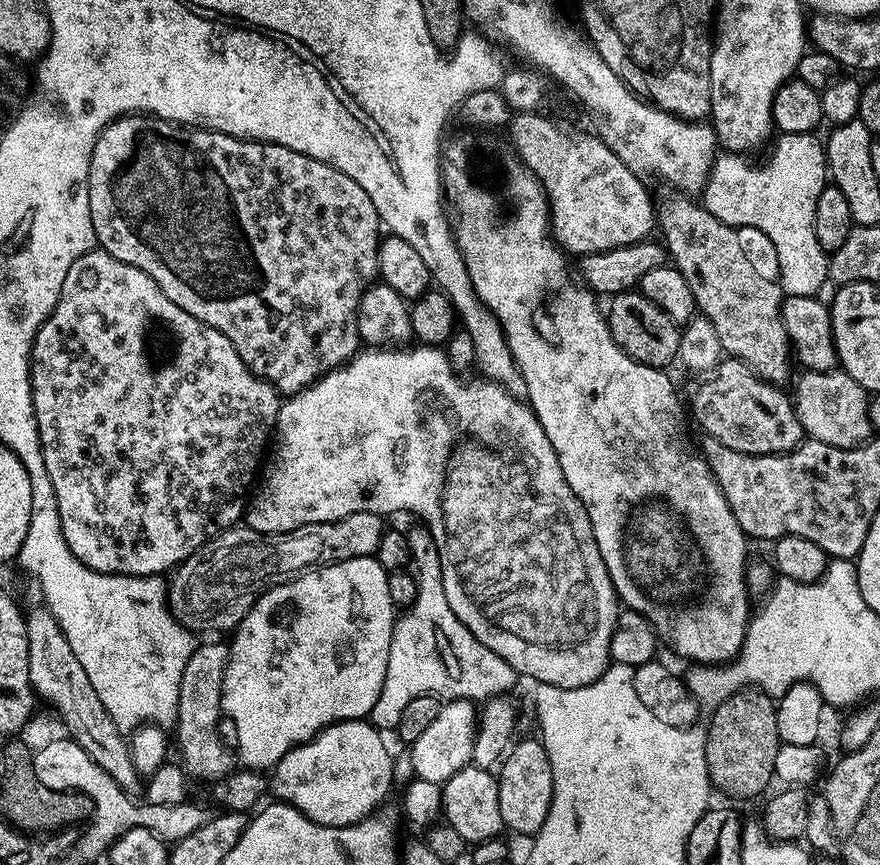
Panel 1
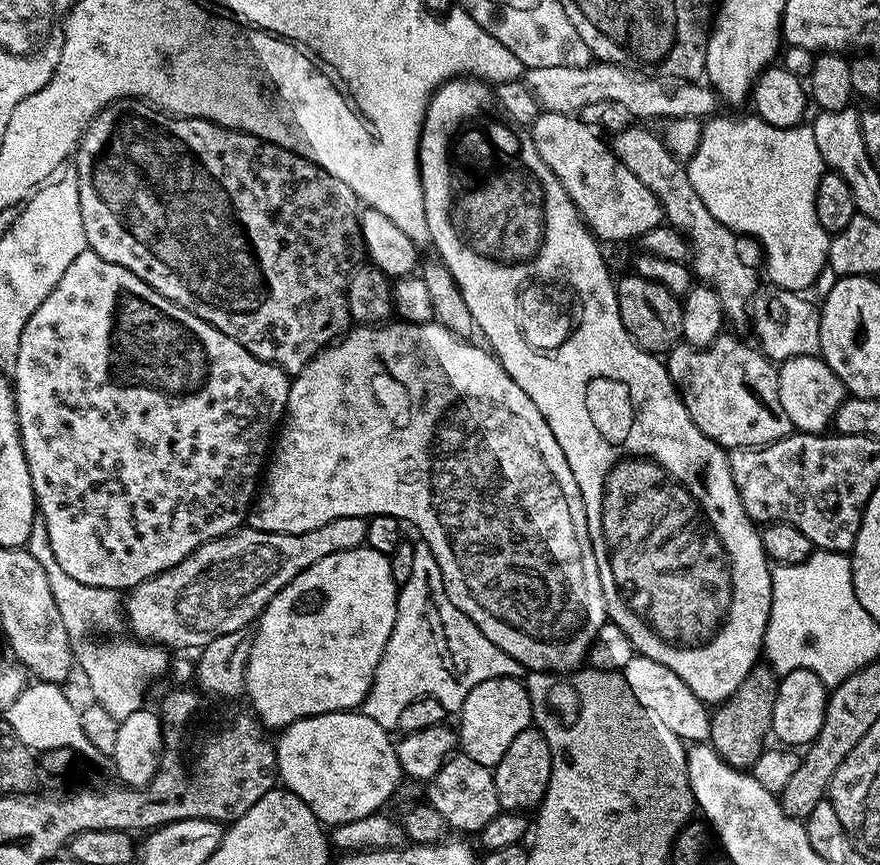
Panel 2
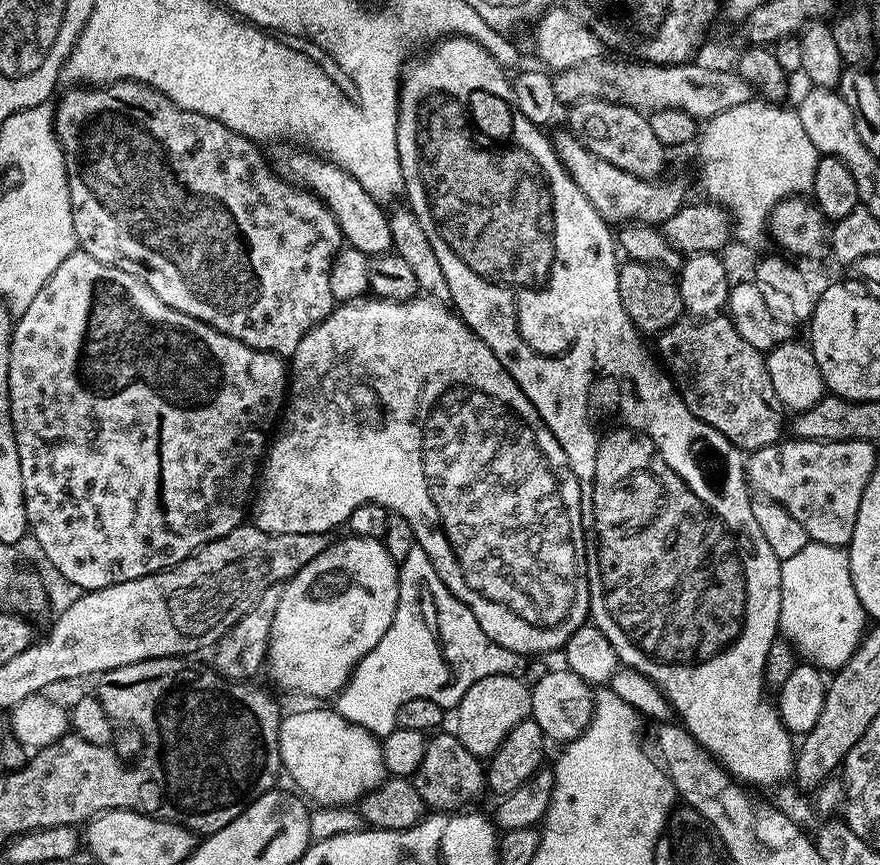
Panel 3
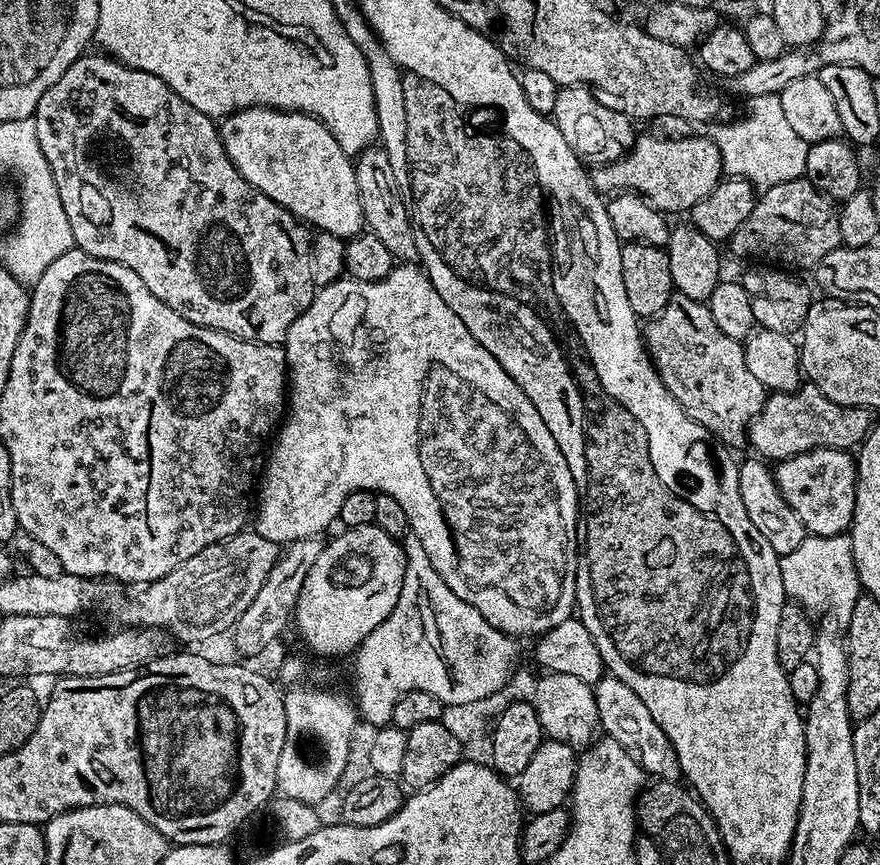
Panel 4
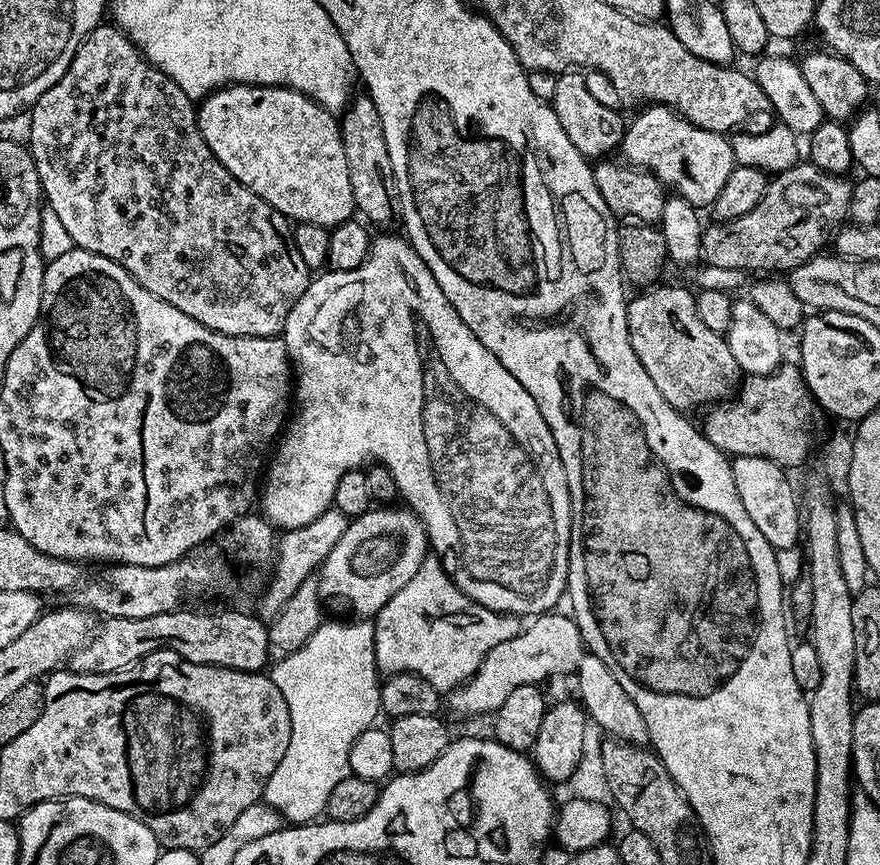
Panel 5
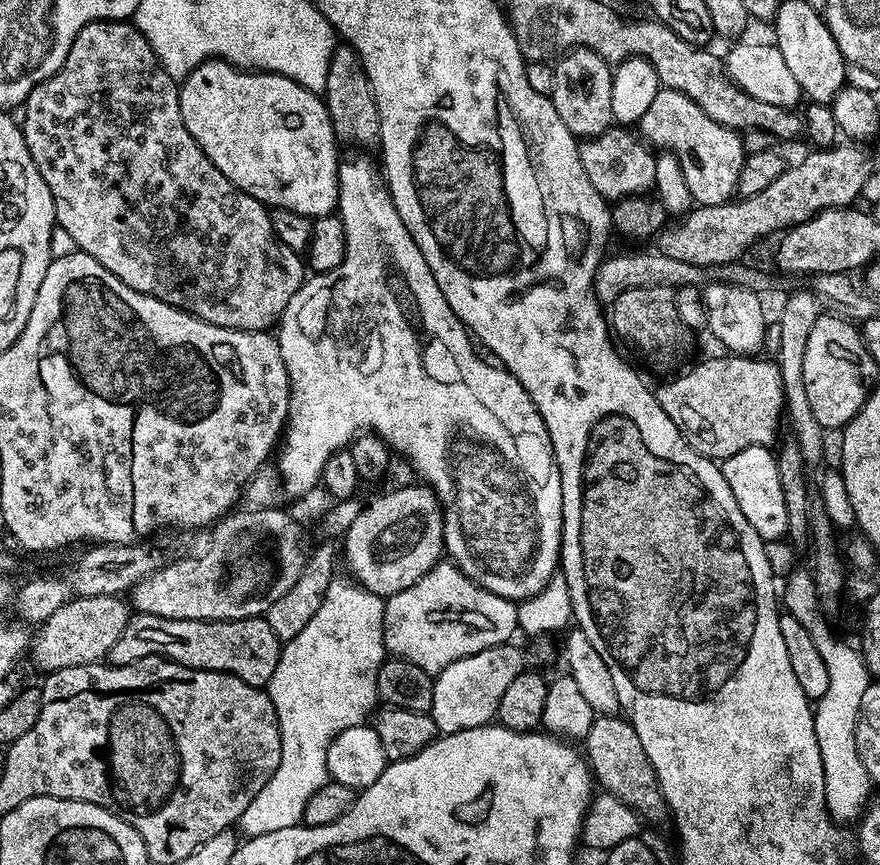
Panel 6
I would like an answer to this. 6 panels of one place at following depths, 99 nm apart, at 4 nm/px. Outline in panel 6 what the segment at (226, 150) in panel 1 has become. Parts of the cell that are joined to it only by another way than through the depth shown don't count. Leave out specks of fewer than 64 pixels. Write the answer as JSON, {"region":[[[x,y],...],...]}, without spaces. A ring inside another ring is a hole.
{"region":[[[92,20],[82,26],[70,46],[70,54],[66,54],[66,62],[62,62],[60,69],[49,80],[43,80],[41,84],[34,86],[34,90],[30,90],[28,99],[22,105],[22,111],[24,141],[34,158],[34,166],[38,166],[46,186],[50,186],[50,194],[56,207],[57,225],[66,230],[70,238],[74,238],[79,251],[102,262],[102,266],[106,266],[110,274],[122,278],[122,282],[126,282],[130,290],[138,290],[142,294],[158,298],[183,312],[191,312],[198,319],[214,326],[237,328],[243,332],[262,332],[271,329],[279,321],[290,298],[294,298],[294,294],[305,282],[305,261],[301,253],[290,250],[290,246],[286,246],[286,242],[282,242],[278,234],[274,234],[274,226],[268,217],[269,209],[250,194],[236,188],[234,182],[226,178],[226,174],[216,169],[214,162],[210,162],[196,139],[188,133],[180,113],[180,89],[177,81],[162,67],[156,51],[148,45],[147,38],[137,30],[135,23]]]}

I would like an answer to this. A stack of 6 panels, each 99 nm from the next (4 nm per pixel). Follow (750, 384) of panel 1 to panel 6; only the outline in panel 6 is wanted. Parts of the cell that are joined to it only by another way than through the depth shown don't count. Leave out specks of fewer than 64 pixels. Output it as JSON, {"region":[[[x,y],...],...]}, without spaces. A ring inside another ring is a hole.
{"region":[[[655,284],[649,288],[630,288],[610,302],[610,328],[628,344],[633,344],[646,359],[664,368],[691,342],[693,333],[678,318],[671,287]]]}

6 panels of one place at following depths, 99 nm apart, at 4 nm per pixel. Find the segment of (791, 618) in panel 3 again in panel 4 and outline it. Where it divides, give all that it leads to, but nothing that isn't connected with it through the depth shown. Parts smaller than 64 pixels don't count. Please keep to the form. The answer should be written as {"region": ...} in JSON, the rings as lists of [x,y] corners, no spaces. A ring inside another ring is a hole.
{"region":[[[848,534],[805,535],[802,546],[798,546],[798,550],[780,557],[780,569],[785,597],[803,606],[809,614],[832,611],[840,622],[847,622],[854,610],[854,602],[862,594],[852,553],[852,538]]]}

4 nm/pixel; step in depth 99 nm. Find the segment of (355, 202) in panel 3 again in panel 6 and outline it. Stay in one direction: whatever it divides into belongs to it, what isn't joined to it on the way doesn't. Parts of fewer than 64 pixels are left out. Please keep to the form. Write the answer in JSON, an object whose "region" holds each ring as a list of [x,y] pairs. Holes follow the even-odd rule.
{"region":[[[209,58],[183,77],[179,85],[180,113],[188,133],[236,188],[265,206],[285,208],[309,218],[330,216],[337,211],[336,200],[340,197],[342,156],[336,153],[338,141],[328,107],[317,93],[315,96],[302,85],[300,80],[280,76],[277,72],[241,70],[226,60]]]}

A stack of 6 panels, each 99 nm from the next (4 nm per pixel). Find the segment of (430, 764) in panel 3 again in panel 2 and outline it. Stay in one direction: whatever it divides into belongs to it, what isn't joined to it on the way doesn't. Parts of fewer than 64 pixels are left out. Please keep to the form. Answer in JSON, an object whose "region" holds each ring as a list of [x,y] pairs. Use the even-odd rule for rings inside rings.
{"region":[[[453,754],[437,770],[436,775],[427,781],[427,803],[432,804],[434,810],[438,810],[438,814],[442,814],[442,818],[446,818],[449,829],[456,831],[457,828],[460,831],[457,833],[460,834],[468,834],[464,832],[479,834],[482,826],[486,826],[486,822],[490,822],[490,818],[494,818],[502,811],[492,774],[493,769],[474,762],[473,759],[463,754]]]}

